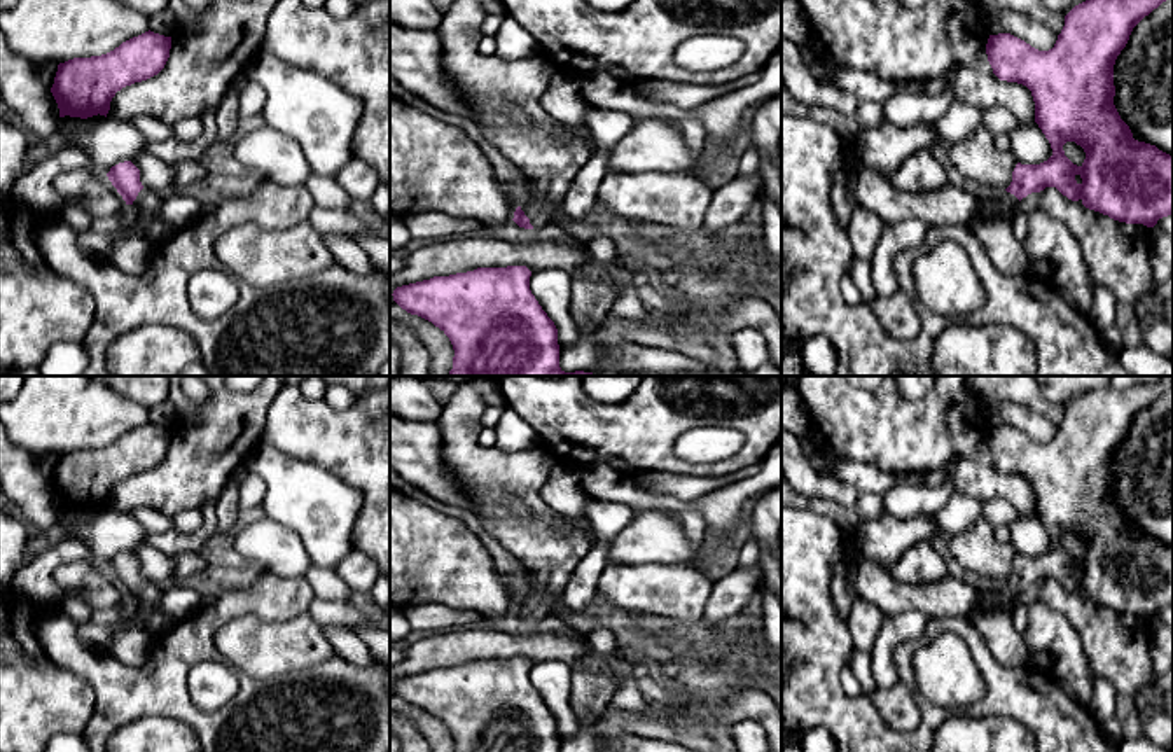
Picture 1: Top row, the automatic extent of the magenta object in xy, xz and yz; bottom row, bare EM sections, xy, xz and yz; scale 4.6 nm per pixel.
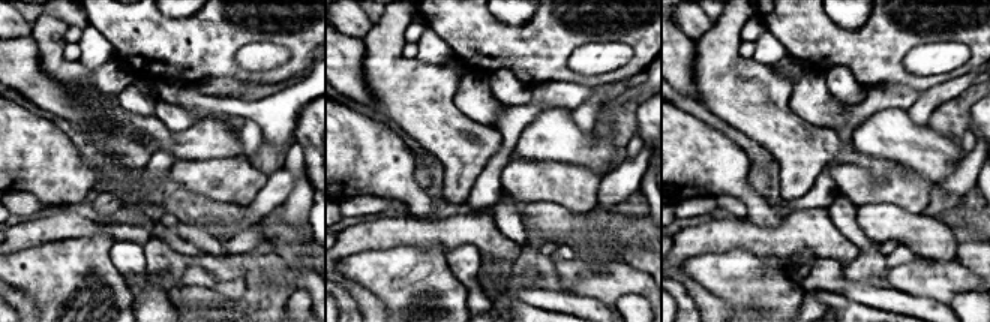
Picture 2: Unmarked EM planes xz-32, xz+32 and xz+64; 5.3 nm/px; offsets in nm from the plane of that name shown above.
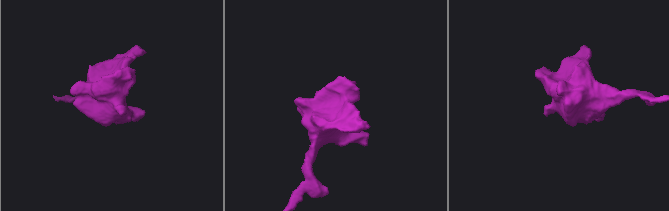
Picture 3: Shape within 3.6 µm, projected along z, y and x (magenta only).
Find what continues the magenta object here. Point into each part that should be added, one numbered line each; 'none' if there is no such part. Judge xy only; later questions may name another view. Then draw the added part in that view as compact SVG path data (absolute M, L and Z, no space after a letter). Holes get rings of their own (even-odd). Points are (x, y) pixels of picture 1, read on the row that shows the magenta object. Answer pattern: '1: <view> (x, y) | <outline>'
1: xy (147, 203) | M142 189L133 201L133 213L147 220L147 240L154 245L168 238L177 231L175 226L163 222L159 219L159 210L163 206L164 194L156 191Z

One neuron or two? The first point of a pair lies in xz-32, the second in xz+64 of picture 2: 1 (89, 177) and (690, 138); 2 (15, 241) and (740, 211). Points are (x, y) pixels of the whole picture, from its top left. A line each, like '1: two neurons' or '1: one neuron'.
1: one neuron
2: two neurons

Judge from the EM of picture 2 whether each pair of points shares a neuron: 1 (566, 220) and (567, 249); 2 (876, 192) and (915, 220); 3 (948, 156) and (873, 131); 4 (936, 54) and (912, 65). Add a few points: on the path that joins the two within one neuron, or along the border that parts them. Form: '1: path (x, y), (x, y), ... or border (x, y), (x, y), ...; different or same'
1: border (560, 241), (570, 243); different
2: border (860, 205), (891, 202), (918, 213); different
3: path (930, 153), (891, 135); same
4: path (930, 59), (918, 62); same

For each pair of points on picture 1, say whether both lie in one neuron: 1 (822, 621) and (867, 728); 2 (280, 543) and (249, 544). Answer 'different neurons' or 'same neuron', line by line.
1: same neuron
2: same neuron

